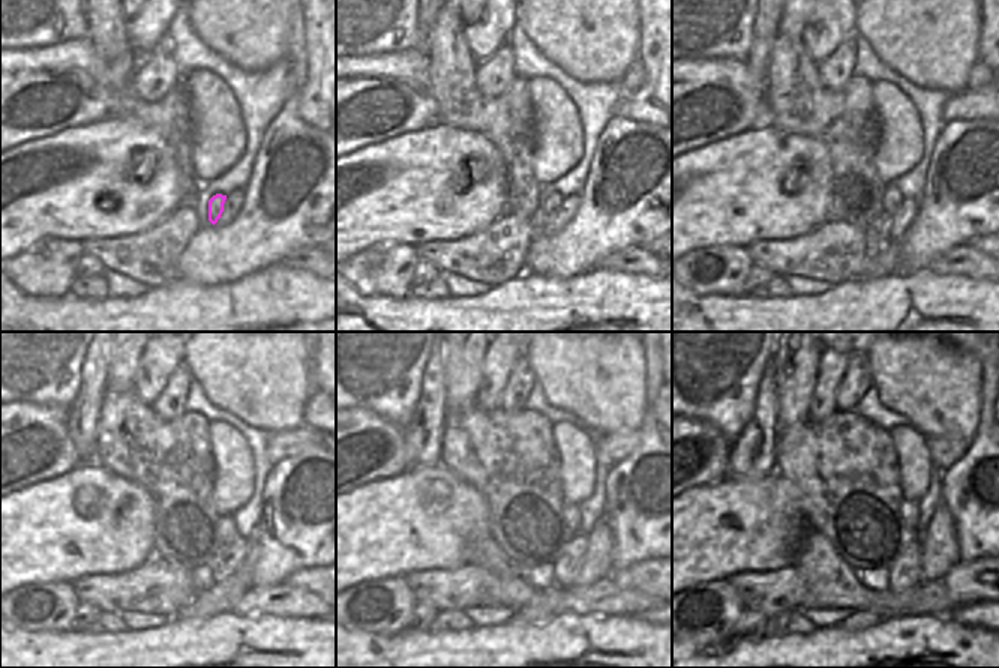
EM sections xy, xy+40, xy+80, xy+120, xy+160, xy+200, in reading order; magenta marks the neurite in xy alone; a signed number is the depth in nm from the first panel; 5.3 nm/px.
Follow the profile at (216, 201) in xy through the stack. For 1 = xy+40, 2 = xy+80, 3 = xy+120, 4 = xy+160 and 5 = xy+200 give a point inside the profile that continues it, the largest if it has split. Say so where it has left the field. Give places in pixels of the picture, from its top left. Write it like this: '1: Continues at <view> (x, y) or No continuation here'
1: Continues at xy+40 (552, 203)
2: Continues at xy+80 (893, 198)
3: Continues at xy+120 (225, 529)
4: Continues at xy+160 (572, 514)
5: Continues at xy+200 (909, 511).

